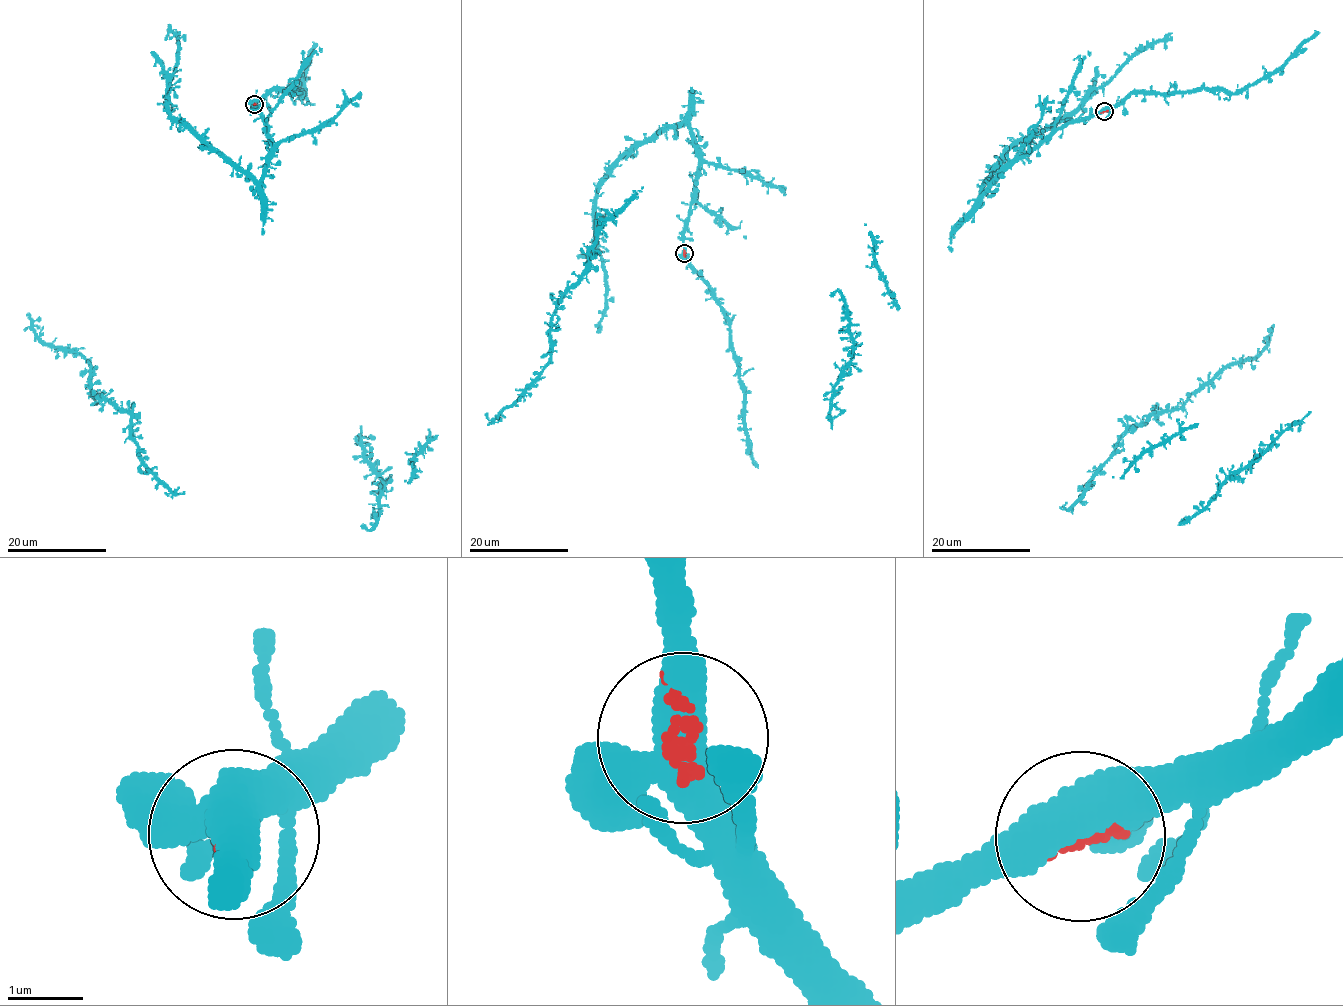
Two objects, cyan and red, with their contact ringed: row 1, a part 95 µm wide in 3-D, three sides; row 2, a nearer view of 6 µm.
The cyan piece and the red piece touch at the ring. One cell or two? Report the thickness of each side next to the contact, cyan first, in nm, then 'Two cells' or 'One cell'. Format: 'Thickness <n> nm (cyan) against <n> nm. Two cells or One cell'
Thickness 500 nm (cyan) against 150 nm. One cell

